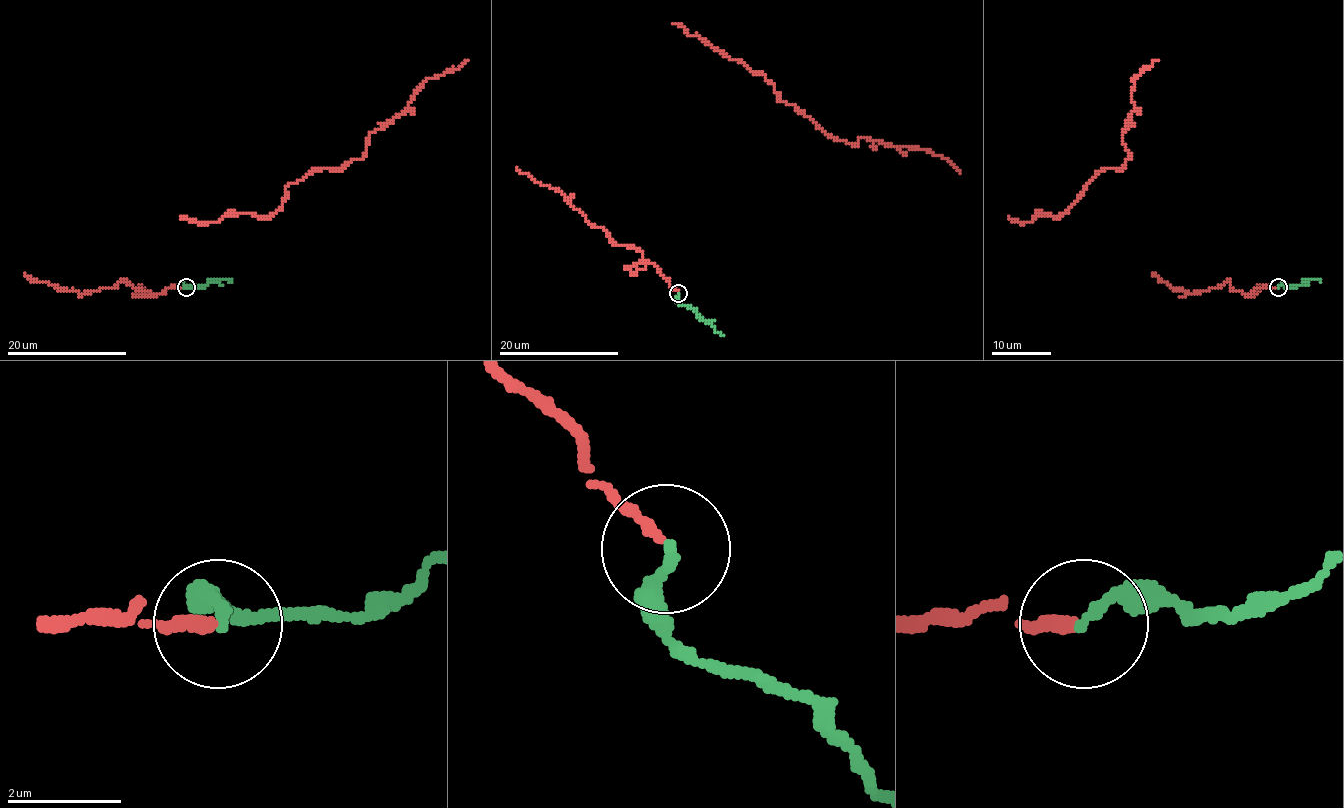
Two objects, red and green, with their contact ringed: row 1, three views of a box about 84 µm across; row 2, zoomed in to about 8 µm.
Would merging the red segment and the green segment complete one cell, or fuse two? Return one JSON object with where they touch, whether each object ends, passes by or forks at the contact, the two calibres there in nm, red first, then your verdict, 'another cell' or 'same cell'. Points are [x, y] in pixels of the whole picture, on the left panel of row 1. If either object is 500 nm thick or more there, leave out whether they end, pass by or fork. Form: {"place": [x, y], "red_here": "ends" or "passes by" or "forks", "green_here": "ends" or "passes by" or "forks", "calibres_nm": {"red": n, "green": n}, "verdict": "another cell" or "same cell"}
{"place": [186, 287], "red_here": "ends", "green_here": "ends", "calibres_nm": {"red": 200, "green": 220}, "verdict": "same cell"}

